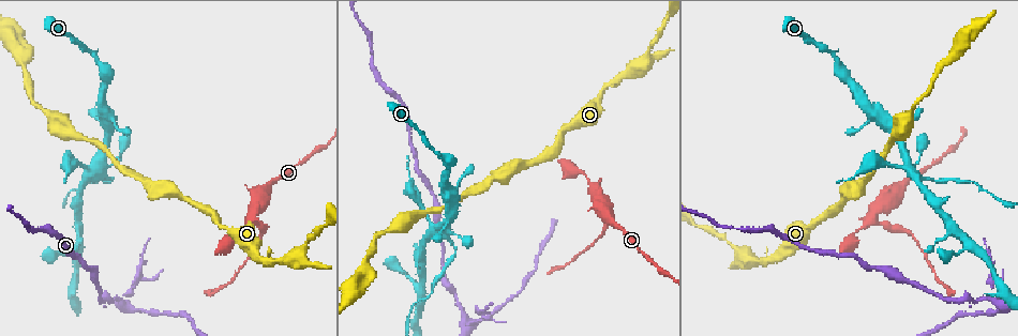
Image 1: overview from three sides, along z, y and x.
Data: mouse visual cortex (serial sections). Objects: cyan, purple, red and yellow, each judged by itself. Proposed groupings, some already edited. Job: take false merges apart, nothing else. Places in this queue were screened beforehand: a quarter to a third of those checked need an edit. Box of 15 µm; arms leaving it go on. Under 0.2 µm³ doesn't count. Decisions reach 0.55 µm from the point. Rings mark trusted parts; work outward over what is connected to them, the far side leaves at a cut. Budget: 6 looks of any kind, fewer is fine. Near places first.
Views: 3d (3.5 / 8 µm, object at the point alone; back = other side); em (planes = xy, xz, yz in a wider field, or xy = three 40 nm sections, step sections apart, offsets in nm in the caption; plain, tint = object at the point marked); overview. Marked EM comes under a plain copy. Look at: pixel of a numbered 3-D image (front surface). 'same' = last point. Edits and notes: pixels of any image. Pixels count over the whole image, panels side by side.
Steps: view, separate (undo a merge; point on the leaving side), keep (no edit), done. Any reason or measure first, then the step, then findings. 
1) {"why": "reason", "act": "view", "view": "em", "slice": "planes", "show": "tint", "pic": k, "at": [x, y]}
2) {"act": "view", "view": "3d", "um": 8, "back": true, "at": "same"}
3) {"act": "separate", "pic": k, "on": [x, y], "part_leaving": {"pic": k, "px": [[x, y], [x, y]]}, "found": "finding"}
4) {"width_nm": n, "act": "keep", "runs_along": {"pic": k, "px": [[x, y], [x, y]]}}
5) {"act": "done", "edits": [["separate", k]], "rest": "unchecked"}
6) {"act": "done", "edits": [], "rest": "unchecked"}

{"why": "two arms in line, one across", "act": "view", "view": "3d", "um": 8, "pic": 1, "at": [252, 218]}

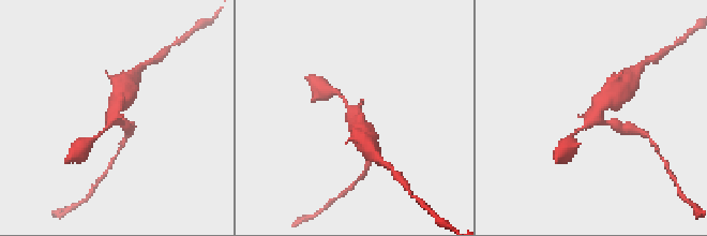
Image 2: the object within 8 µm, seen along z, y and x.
{"why": "closer look", "act": "view", "view": "3d", "um": 3.5, "pic": 2, "at": [354, 119]}

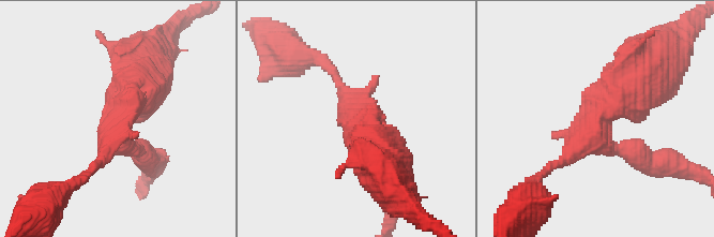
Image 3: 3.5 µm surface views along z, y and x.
{"act": "view", "view": "em", "slice": "xy", "step": 3, "show": "tint", "pic": 3, "at": [592, 131]}

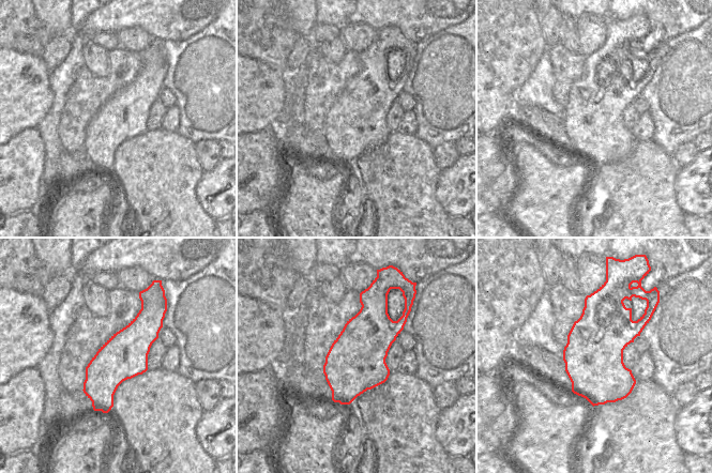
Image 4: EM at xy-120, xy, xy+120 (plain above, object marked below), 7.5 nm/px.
{"act": "separate", "pic": 3, "on": [653, 159], "found": "two cells meet here"}

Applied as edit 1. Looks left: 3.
{"why": "thick turns thin", "act": "view", "view": "3d", "um": 3.5, "pic": 1, "at": [452, 240]}

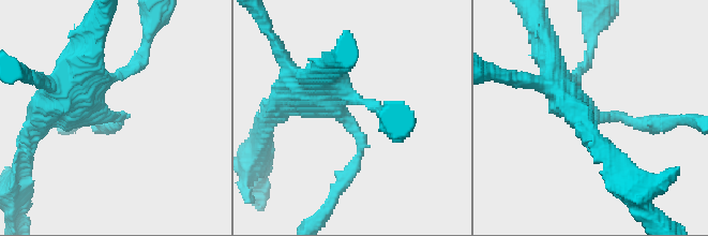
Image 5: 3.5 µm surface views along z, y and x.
{"arm_widths_nm": [200, 400], "act": "view", "view": "em", "slice": "xy", "step": 2, "show": "tint", "pic": 5, "at": [107, 116]}

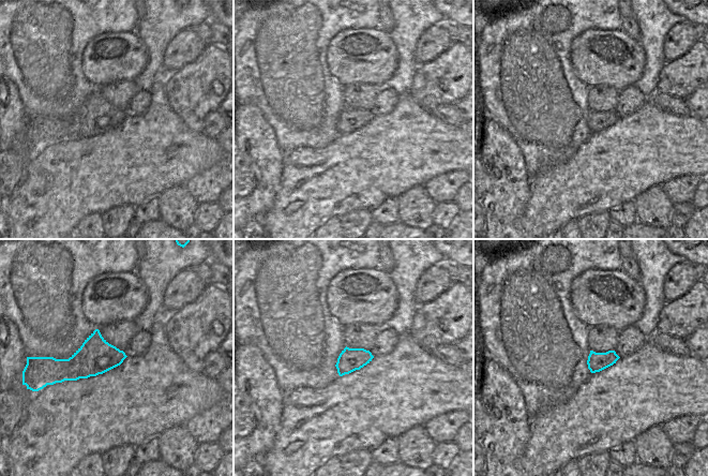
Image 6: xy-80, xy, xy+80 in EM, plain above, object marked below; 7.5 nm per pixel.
{"why": "another direction", "act": "view", "view": "em", "slice": "xy", "step": 1, "show": "tint", "at": "same"}

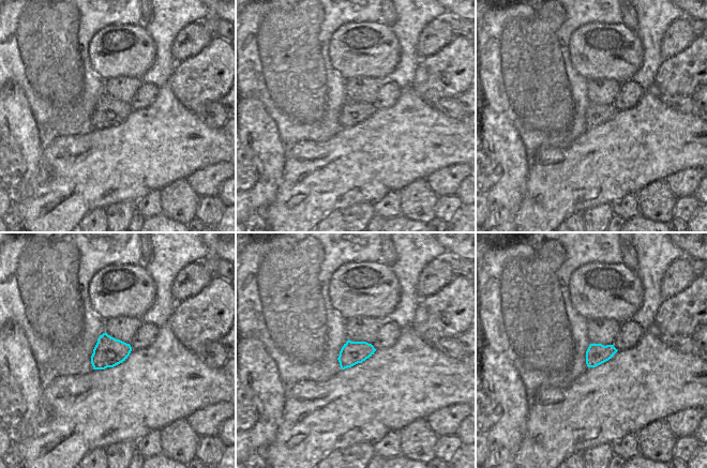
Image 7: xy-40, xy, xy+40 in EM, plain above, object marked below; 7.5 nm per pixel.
{"act": "separate", "pic": 5, "on": [659, 127], "part_leaving": {"pic": 5, "px": [[629, 120], [662, 123], [694, 117]]}, "found": "a second cell is stuck on"}

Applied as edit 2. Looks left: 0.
{"act": "done", "edits": [["separate", 3], ["separate", 5]], "rest": "unchecked"}

